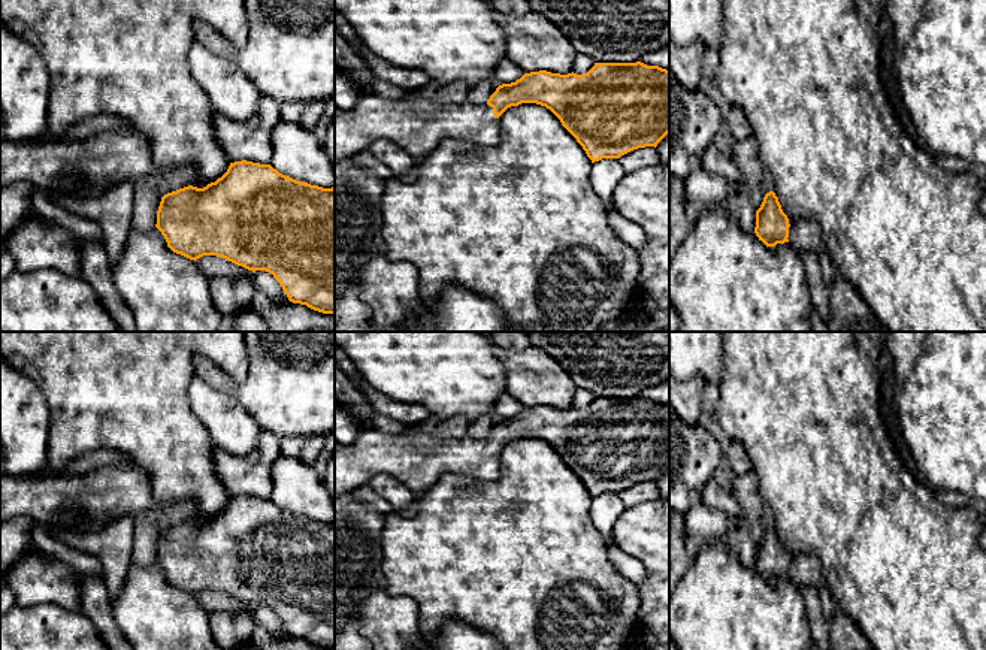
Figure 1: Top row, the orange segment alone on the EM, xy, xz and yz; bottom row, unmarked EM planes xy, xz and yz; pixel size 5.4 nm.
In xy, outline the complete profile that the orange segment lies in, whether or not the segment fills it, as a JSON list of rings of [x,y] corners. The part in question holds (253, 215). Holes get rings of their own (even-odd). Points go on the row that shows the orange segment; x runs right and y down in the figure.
[[[235,161],[221,178],[203,188],[188,185],[164,194],[155,227],[176,254],[194,261],[203,256],[217,256],[248,270],[266,270],[281,284],[290,302],[335,314],[335,187],[296,181],[270,164]]]

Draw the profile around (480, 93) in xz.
[[[484,79],[477,85],[471,87],[471,91],[466,97],[466,102],[471,105],[484,105],[490,99],[490,96],[496,91],[500,84],[494,79]]]

